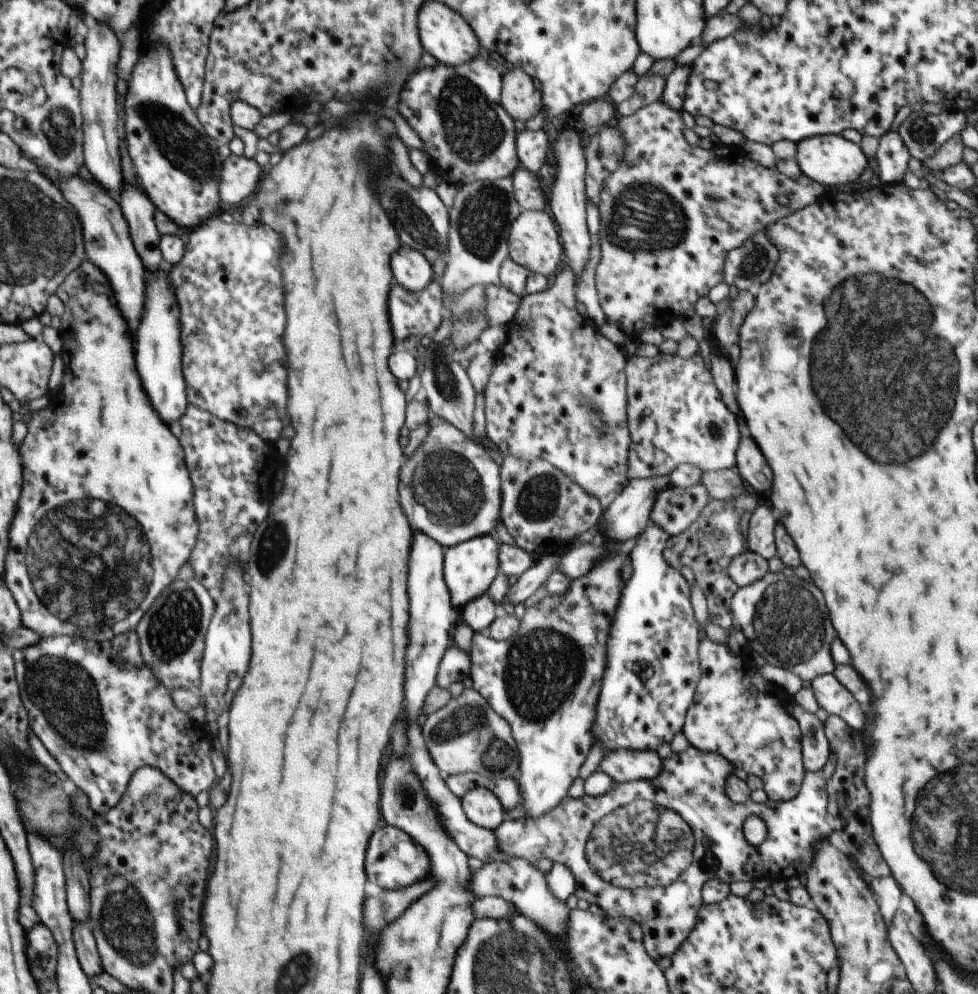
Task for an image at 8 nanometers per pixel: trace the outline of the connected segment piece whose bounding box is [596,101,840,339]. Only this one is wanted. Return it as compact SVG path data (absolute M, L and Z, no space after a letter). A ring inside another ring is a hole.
M660 101L644 106L632 116L621 117L616 124L616 130L622 134L626 146L624 146L624 158L622 158L620 166L604 180L604 186L602 186L602 192L600 192L600 204L598 204L598 208L600 208L600 232L598 232L598 236L600 236L602 258L600 258L600 264L596 268L596 290L607 321L617 324L627 338L639 339L639 335L648 328L659 329L660 326L668 326L676 318L684 320L689 311L695 308L699 298L707 296L714 286L724 281L724 263L731 250L740 248L746 240L760 234L768 224L774 224L776 220L816 202L832 188L840 187L840 185L824 186L824 184L818 184L804 174L798 180L794 180L794 178L782 174L776 168L766 168L751 160L748 154L747 156L744 154L742 148L732 148L732 146L724 145L722 142L711 149L690 145L682 133L684 128L685 122L680 111L676 112Z

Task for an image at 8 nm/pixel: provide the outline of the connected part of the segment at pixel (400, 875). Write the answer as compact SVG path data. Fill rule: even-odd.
M382 826L380 830L376 830L366 848L366 876L370 882L382 888L394 890L420 882L430 872L431 866L431 859L428 858L426 850L416 844L408 834L392 826Z

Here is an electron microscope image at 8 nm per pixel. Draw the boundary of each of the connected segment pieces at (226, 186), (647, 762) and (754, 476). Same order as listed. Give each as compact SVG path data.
M231 154L222 164L222 184L218 194L224 204L238 204L258 188L266 172L254 158Z
M612 750L601 760L599 769L609 774L615 782L652 780L661 772L661 760L654 750Z
M741 436L736 451L736 462L734 468L746 484L760 494L764 494L764 490L770 490L772 472L770 472L770 466L766 466L766 460L760 454L758 446L754 444L752 436Z

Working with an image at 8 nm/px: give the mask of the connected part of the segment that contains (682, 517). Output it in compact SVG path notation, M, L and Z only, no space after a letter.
M701 482L688 488L671 485L656 496L651 522L662 526L669 535L679 535L698 518L709 499Z

